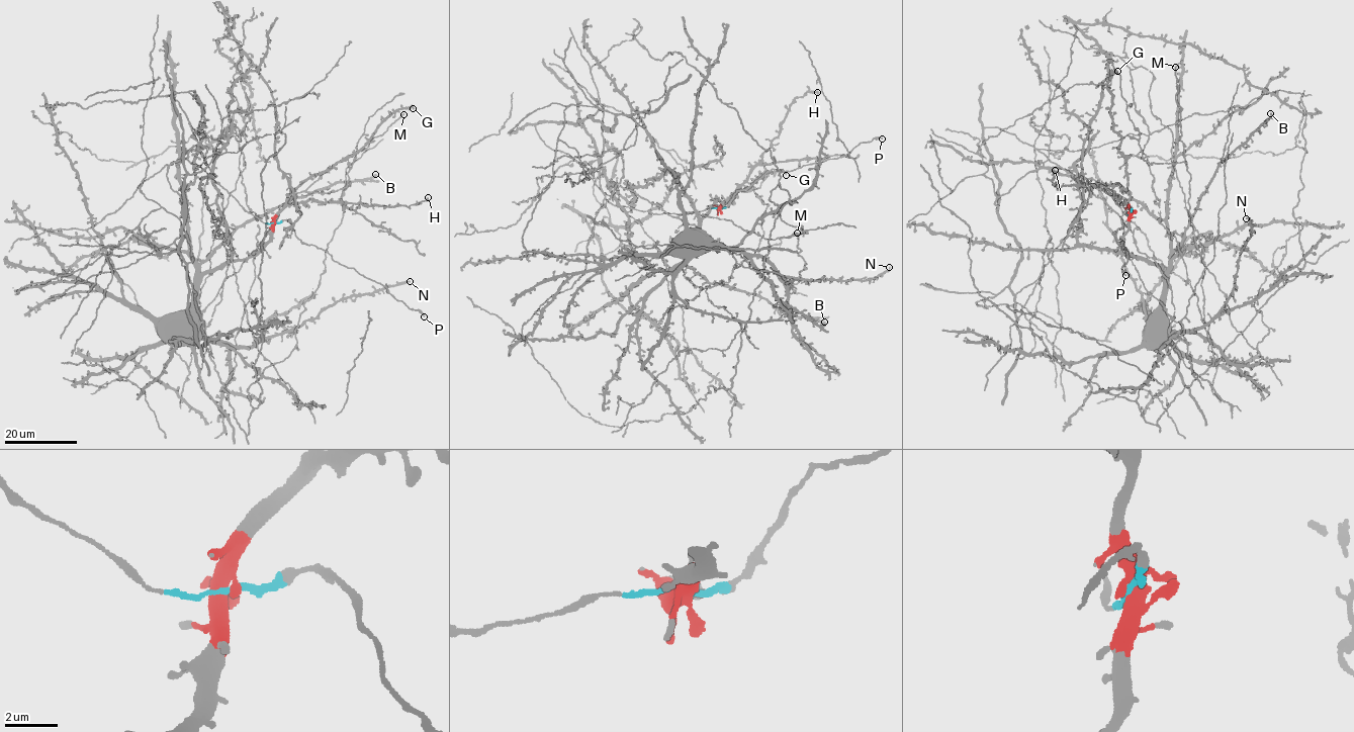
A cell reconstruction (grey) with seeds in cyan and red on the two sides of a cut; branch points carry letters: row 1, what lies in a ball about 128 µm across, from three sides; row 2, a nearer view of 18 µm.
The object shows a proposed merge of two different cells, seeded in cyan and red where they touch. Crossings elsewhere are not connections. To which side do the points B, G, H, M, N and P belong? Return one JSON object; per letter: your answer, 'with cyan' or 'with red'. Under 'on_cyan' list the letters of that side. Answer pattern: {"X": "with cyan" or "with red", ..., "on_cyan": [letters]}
{"B": "with red", "G": "with red", "H": "with red", "M": "with red", "N": "with red", "P": "with cyan", "on_cyan": ["P"]}

